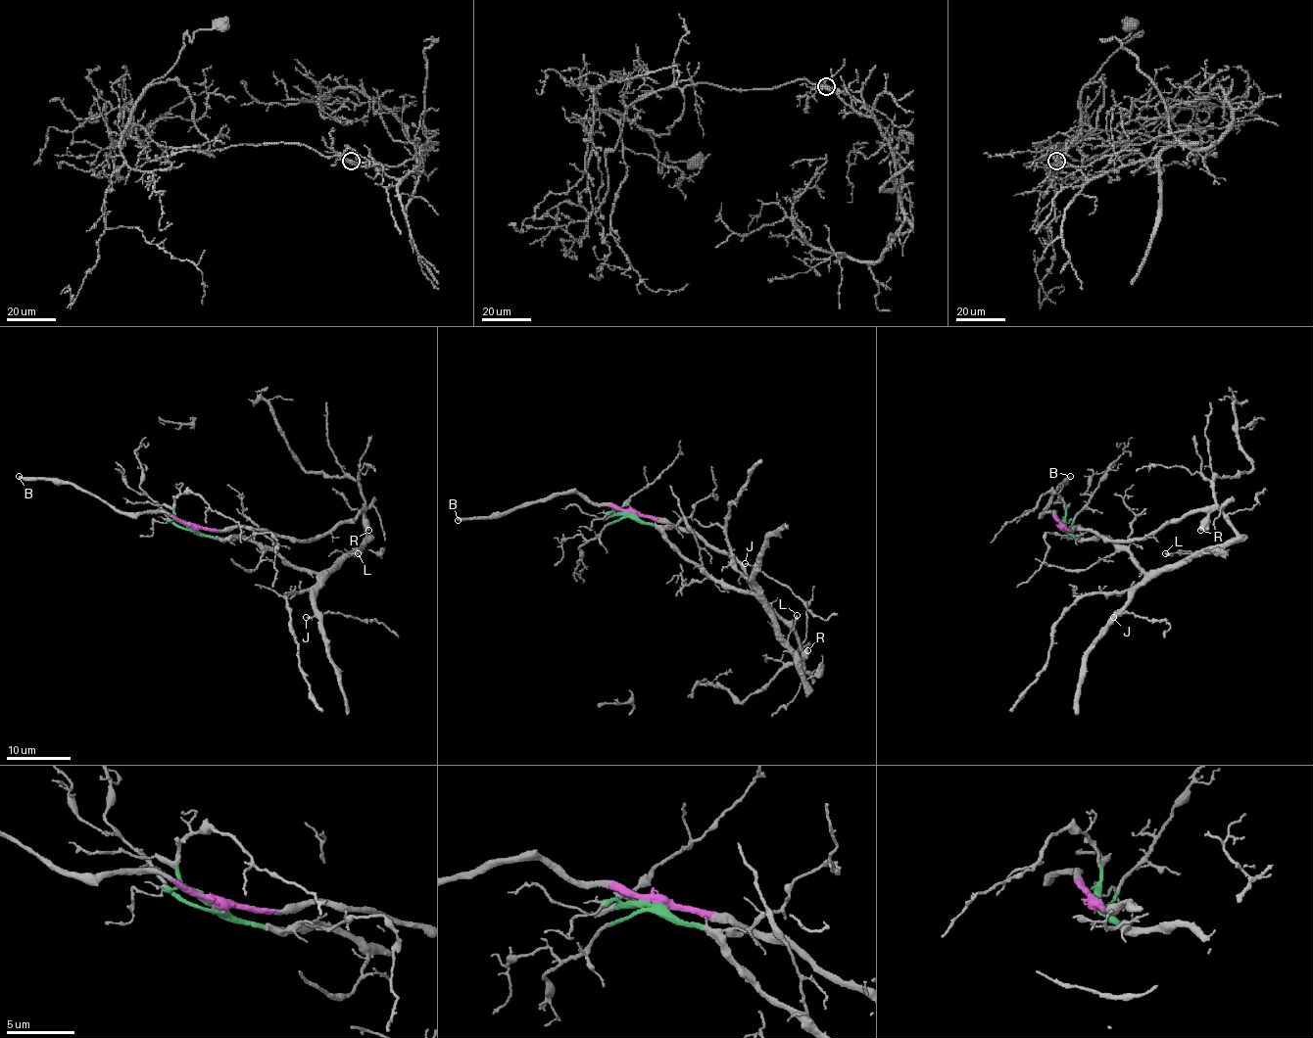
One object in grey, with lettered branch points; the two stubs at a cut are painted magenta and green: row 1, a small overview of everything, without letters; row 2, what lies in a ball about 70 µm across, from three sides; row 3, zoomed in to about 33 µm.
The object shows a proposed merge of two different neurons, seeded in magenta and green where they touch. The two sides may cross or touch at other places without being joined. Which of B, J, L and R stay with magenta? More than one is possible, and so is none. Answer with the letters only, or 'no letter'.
B, R

